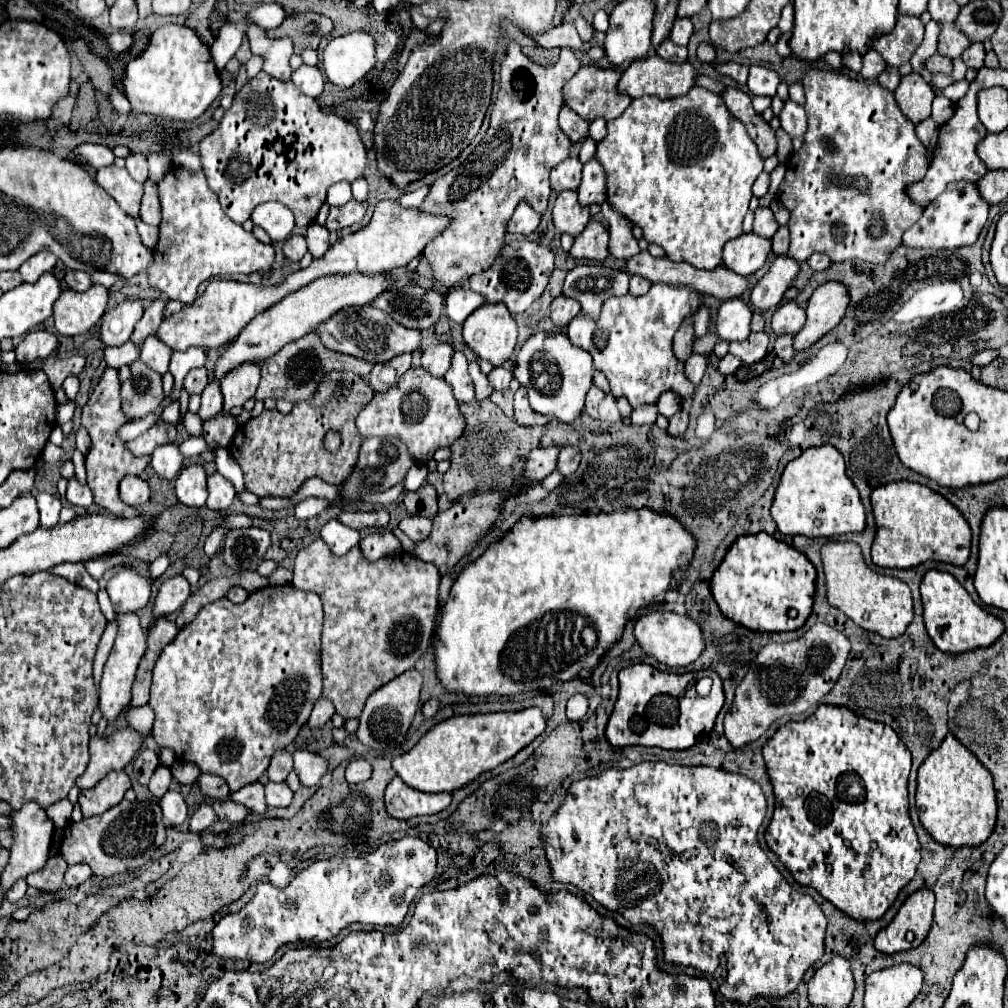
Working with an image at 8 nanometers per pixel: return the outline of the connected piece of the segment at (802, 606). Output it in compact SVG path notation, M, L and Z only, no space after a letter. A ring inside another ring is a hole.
M760 532L754 536L740 536L728 548L722 564L718 566L718 570L712 576L710 592L712 592L714 602L720 606L720 612L728 620L732 620L748 630L754 630L754 632L784 632L784 630L800 628L806 622L806 618L810 616L812 596L814 596L814 580L816 580L816 570L802 552L794 550L786 542L780 542L780 540ZM788 608L794 608L798 612L798 616L788 618L786 616Z

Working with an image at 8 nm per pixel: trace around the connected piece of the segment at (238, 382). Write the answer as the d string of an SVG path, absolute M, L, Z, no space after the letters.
M242 364L222 378L220 388L224 396L224 416L230 416L234 406L244 406L258 388L260 382L260 364Z

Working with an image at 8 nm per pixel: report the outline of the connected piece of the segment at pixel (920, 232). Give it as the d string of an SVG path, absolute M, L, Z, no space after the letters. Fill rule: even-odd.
M954 182L944 190L936 202L928 204L922 218L904 232L904 246L912 248L934 248L934 250L954 250L960 246L970 246L976 242L980 230L988 220L988 204L980 198L976 184Z

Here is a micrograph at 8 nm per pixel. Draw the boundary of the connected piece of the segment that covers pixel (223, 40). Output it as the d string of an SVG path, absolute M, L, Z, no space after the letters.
M224 24L220 28L220 34L216 38L216 42L210 46L212 50L212 56L214 56L214 62L218 64L216 68L222 70L226 66L226 62L236 54L236 50L240 48L240 42L244 38L242 34L242 26L240 24Z

